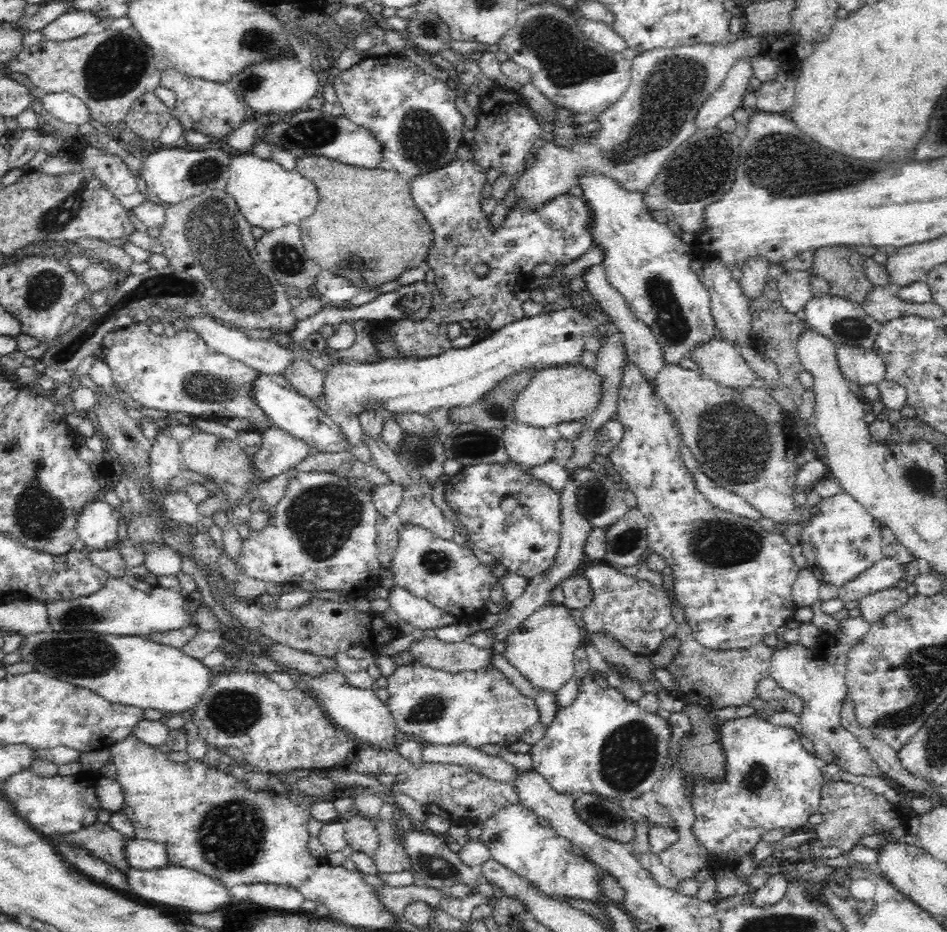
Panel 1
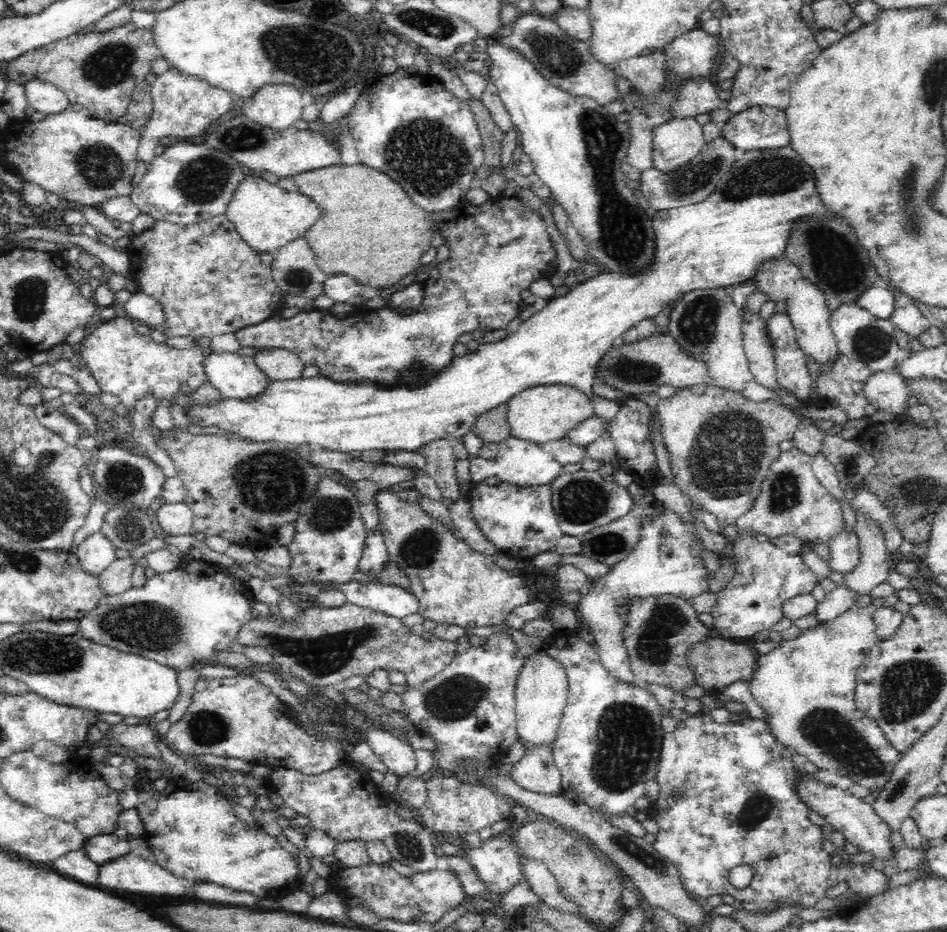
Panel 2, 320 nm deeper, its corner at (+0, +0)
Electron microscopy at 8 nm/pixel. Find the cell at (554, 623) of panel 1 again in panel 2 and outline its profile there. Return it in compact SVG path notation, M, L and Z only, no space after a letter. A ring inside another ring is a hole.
M540 650L526 656L515 688L515 710L518 737L528 743L528 748L550 743L557 737L564 709L568 704L568 674L565 665L548 655L548 651Z

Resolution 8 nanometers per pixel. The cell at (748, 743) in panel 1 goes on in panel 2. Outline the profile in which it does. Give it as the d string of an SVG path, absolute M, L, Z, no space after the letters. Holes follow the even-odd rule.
M708 711L677 720L675 730L663 733L656 775L659 794L650 808L650 816L658 825L653 845L677 868L686 892L702 898L714 894L731 895L744 902L744 910L764 916L784 908L788 902L812 908L830 887L840 881L846 881L848 887L856 891L857 901L890 889L888 876L870 863L852 865L846 861L838 866L831 864L832 854L822 849L826 838L822 835L822 827L812 824L808 818L811 808L796 791L798 778L809 770L800 770L794 758L786 756L784 748L786 744L776 739L770 723L764 719L750 717L720 724ZM740 864L749 864L755 872L752 885L742 889L734 887L728 880L729 870Z

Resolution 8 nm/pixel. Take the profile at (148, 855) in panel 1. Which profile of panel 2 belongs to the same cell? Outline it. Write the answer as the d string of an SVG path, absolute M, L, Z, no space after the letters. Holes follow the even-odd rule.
M113 832L88 837L82 849L88 853L90 859L94 859L99 865L116 860L120 856L126 856L132 850L127 839L118 838Z

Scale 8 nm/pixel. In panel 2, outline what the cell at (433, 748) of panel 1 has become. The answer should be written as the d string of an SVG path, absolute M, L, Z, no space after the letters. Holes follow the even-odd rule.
M542 743L527 749L512 765L511 777L522 788L548 794L558 794L561 774L553 762L553 745Z

